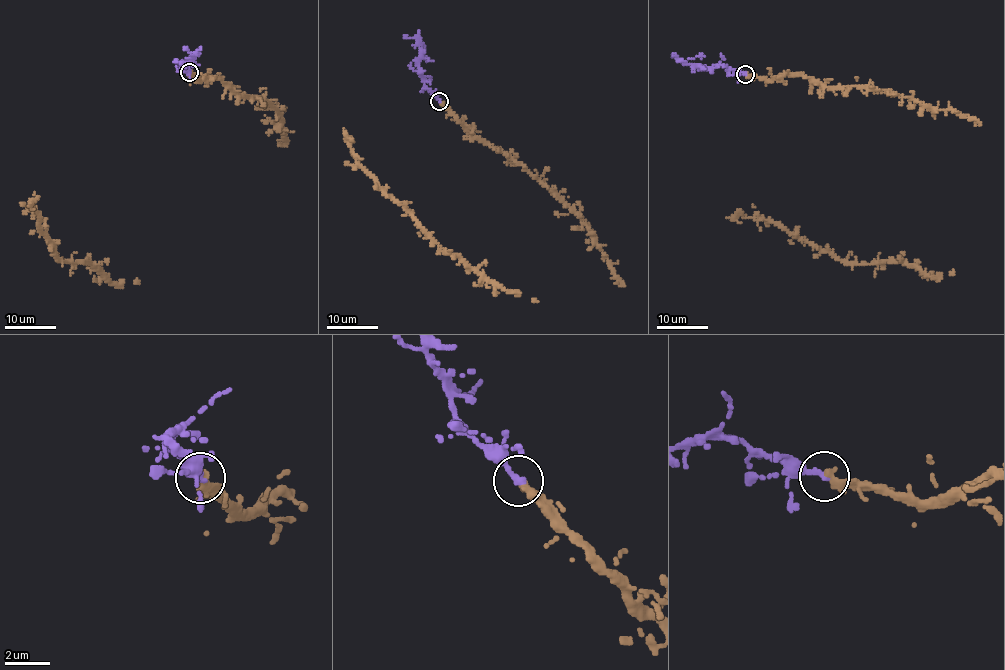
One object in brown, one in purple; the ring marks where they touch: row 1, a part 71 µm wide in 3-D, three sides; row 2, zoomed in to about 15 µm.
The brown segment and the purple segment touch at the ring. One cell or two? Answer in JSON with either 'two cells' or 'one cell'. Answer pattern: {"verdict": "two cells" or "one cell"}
{"verdict": "one cell"}

